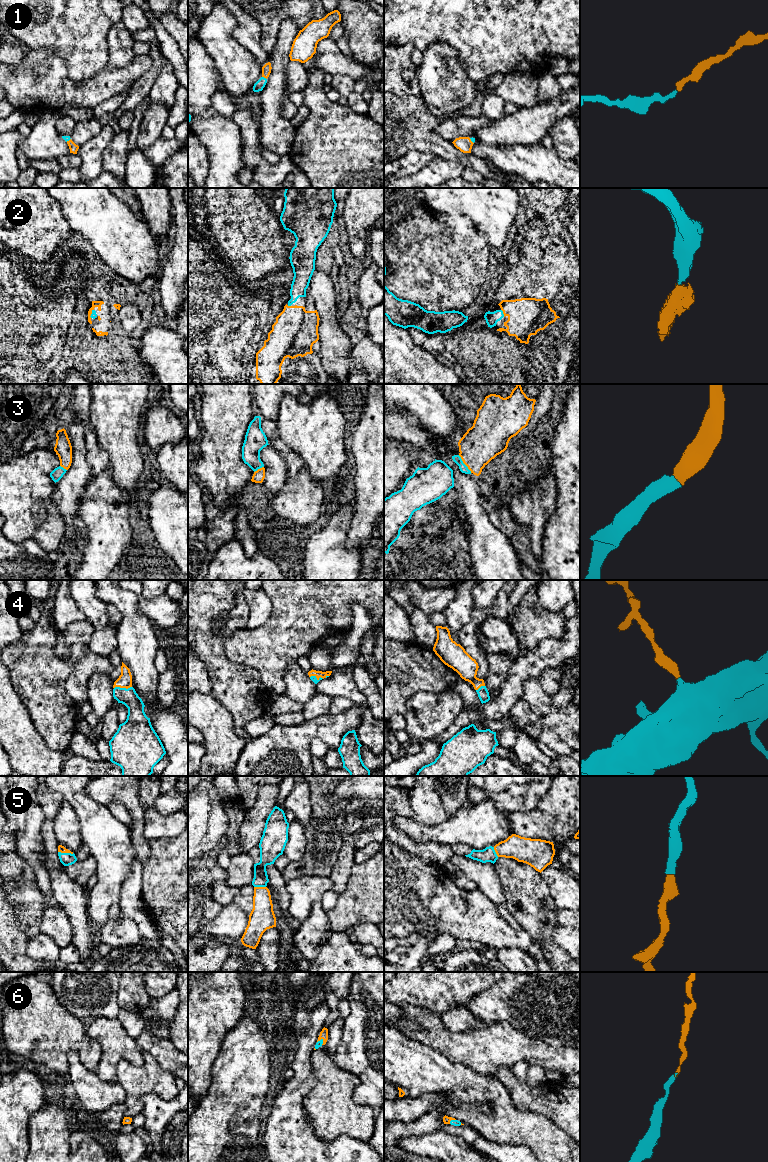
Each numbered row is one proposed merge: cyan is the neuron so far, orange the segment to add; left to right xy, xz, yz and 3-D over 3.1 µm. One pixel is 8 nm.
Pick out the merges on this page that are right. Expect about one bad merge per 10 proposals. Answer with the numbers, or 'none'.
1, 2, 3, 4, 5, 6

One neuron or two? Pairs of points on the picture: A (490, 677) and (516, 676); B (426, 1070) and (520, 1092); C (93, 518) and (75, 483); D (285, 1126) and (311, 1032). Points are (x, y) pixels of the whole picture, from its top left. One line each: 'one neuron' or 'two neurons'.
A: two neurons
B: two neurons
C: two neurons
D: one neuron

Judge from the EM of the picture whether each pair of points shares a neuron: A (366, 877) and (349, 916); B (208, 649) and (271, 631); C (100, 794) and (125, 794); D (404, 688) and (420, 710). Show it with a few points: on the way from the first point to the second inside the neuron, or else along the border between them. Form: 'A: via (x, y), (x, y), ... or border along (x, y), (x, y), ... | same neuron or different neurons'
A: via (366, 887), (366, 894), (354, 906) | same neuron
B: border along (241, 629), (224, 644), (226, 656), (238, 664) | different neurons
C: via (106, 792), (119, 792) | same neuron
D: border along (434, 692), (413, 693), (407, 700), (404, 714) | different neurons

